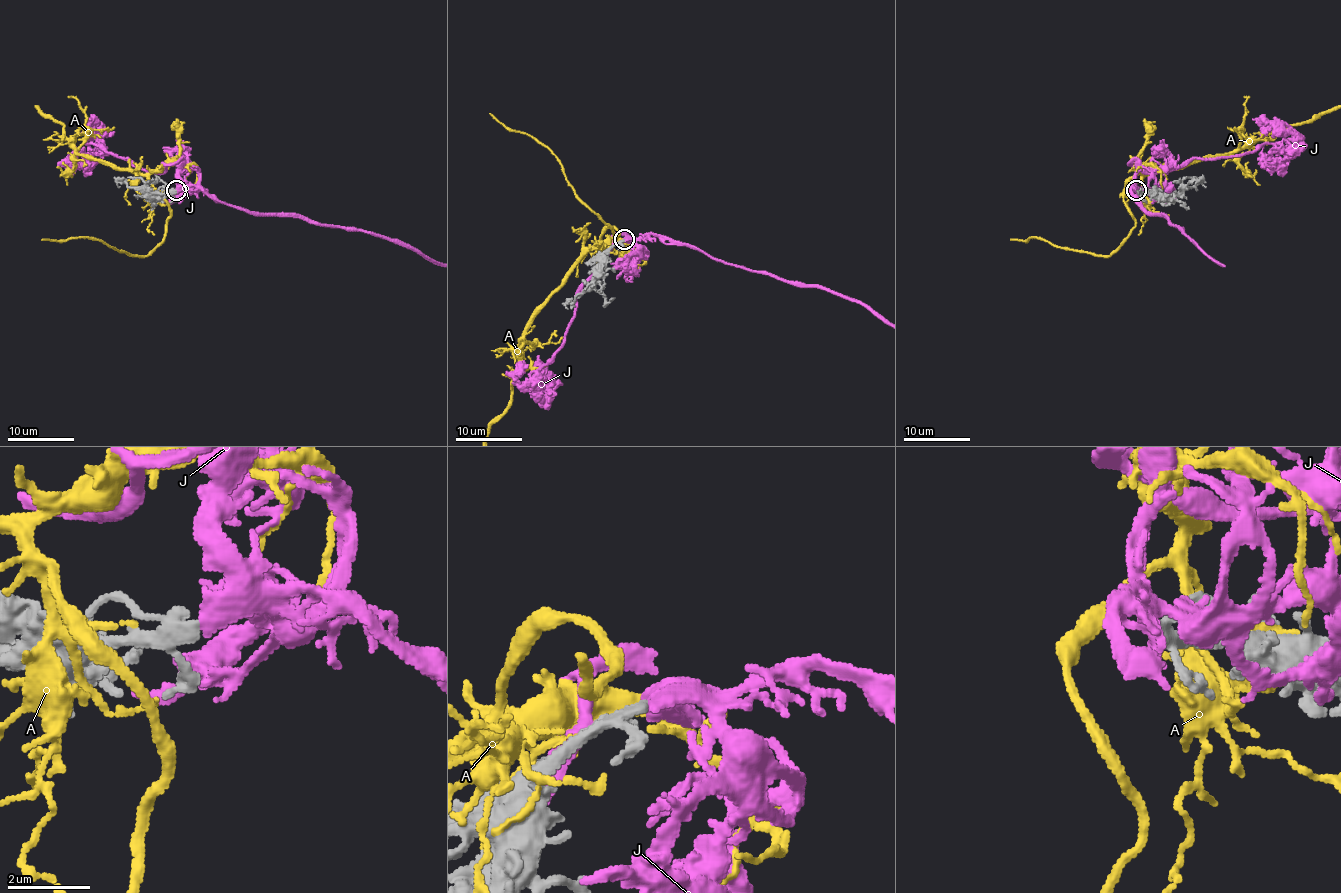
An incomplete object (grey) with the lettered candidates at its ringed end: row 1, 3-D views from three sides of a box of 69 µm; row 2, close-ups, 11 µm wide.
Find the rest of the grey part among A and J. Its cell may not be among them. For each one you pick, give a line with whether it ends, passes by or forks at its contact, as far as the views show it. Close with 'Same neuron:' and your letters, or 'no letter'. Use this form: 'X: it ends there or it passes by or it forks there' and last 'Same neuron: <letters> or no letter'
J: it ends there
Same neuron: J

